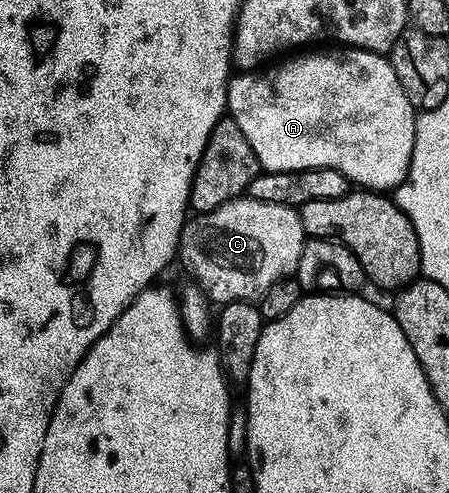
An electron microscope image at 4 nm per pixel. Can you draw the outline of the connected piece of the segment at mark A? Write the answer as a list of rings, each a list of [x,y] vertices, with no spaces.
[[[344,47],[339,51],[341,53],[308,53],[305,57],[292,55],[287,58],[289,61],[285,65],[276,65],[273,69],[265,68],[263,71],[237,72],[228,82],[227,116],[232,117],[234,123],[238,123],[238,127],[242,127],[246,139],[250,139],[250,147],[254,147],[254,155],[258,155],[261,170],[269,173],[293,173],[299,169],[330,167],[334,171],[342,171],[344,178],[353,186],[363,187],[368,191],[394,191],[408,174],[416,143],[418,110],[410,103],[406,91],[402,91],[402,83],[398,83],[398,75],[394,75],[394,67],[387,56],[351,47]]]

